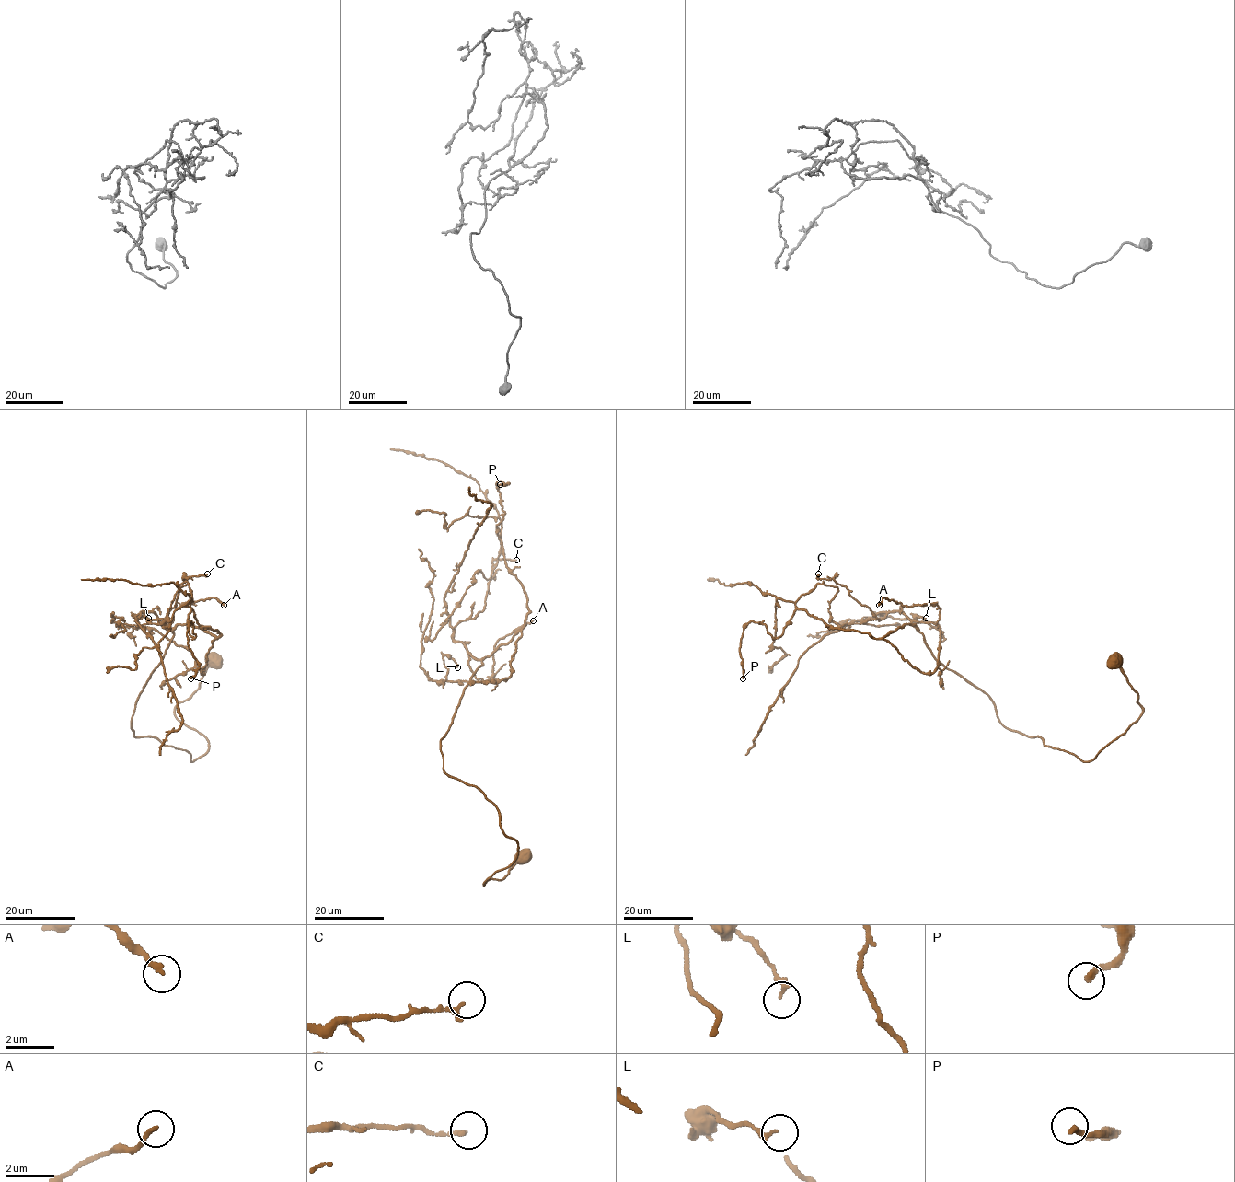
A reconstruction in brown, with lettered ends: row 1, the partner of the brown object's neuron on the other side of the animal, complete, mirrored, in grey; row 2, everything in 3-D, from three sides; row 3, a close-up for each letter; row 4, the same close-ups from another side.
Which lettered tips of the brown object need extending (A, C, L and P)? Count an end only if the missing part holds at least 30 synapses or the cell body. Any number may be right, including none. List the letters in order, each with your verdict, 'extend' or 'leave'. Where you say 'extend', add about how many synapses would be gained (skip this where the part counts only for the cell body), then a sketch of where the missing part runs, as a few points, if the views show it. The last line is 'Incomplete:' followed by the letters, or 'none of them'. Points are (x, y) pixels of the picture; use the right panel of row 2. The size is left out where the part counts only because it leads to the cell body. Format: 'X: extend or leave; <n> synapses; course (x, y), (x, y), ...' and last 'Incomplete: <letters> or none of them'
A: leave
C: leave
L: leave
P: leave
Incomplete: none of them

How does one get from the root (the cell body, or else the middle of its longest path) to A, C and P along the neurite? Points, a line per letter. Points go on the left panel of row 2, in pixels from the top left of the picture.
A: (216, 658), (174, 712), (208, 740), (204, 755), (133, 735), (173, 635), (159, 621), (188, 602), (224, 605)
C: (216, 658), (174, 712), (204, 755), (133, 735), (173, 635), (144, 611), (164, 618), (207, 573)
P: (216, 658), (174, 712), (209, 741), (193, 761), (132, 729), (173, 630), (219, 635), (192, 609), (190, 678)

